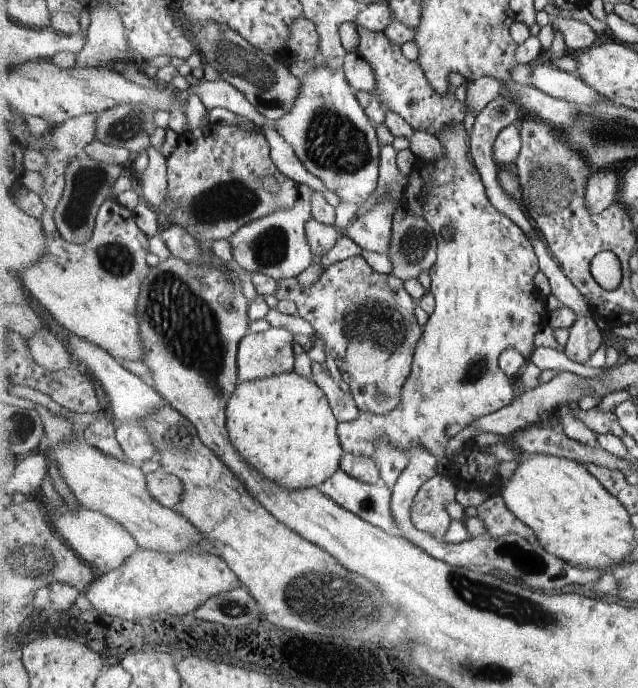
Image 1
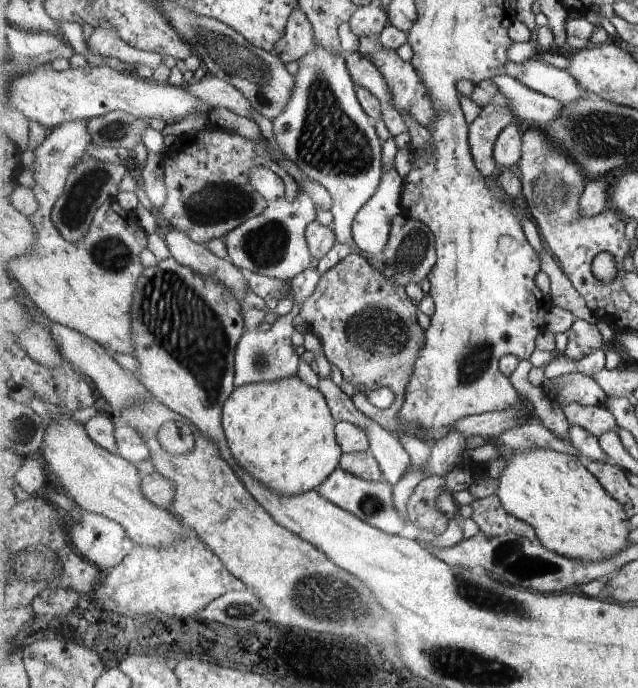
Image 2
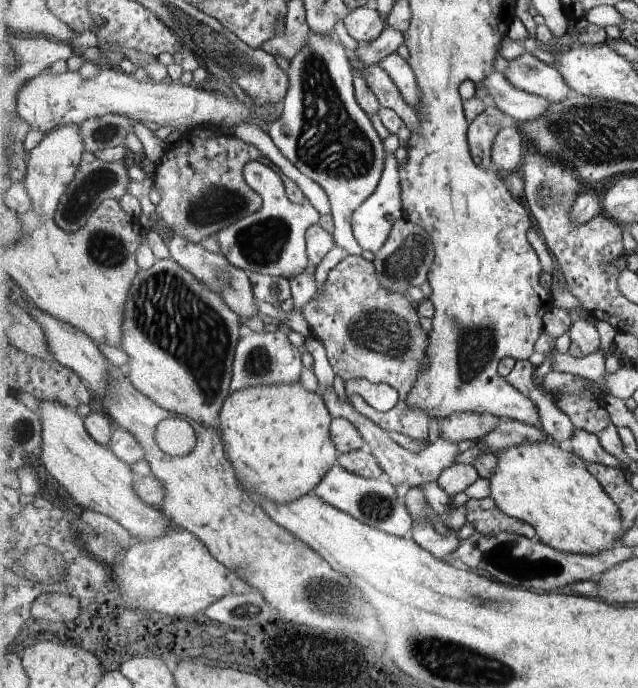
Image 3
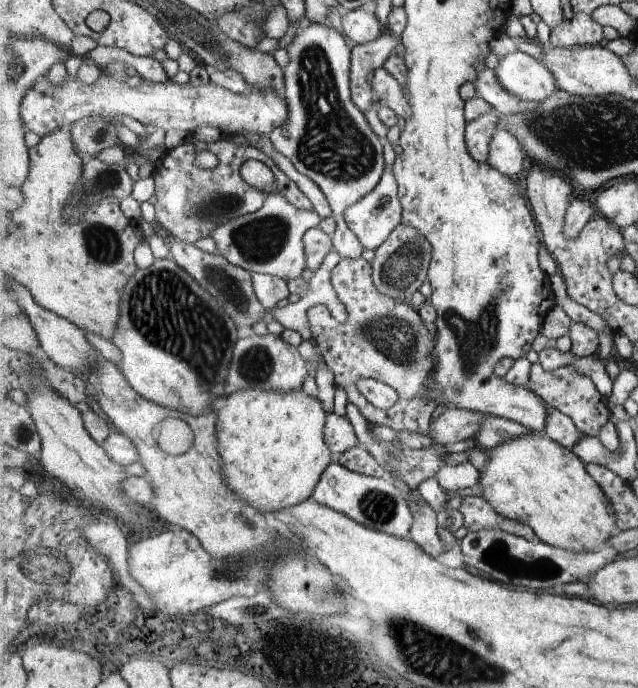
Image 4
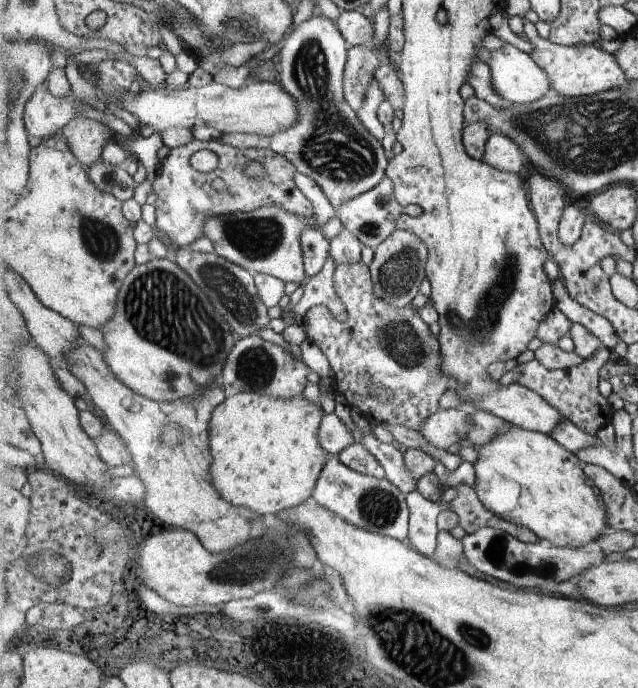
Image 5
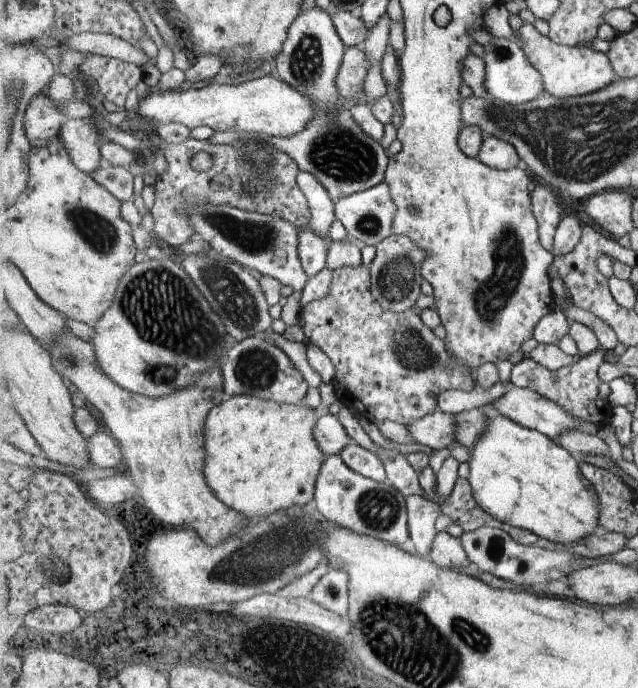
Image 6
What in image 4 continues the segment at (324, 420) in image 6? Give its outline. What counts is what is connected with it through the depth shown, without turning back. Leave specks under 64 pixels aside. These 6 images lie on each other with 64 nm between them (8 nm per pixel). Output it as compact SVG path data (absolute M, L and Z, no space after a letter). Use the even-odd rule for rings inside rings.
M334 412L329 413L325 428L326 441L336 456L360 445L355 428L347 416L338 416Z

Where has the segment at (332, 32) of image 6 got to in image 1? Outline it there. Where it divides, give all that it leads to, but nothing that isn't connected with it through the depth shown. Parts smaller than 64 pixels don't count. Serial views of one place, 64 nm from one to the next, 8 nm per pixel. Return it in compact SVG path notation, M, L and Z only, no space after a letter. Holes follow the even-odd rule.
M321 56L314 63L317 68L301 78L302 89L294 109L275 121L275 131L293 145L305 168L338 194L341 204L334 225L345 230L355 220L356 207L361 206L377 188L382 146L377 125L363 110L343 68L332 71Z

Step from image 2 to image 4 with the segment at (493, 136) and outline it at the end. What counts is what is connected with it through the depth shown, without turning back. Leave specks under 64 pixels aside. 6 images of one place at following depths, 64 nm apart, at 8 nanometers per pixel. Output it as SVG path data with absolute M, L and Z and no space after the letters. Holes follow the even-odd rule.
M493 111L470 122L466 127L467 148L476 162L488 164L489 144L498 131L497 121L501 116L498 112Z

